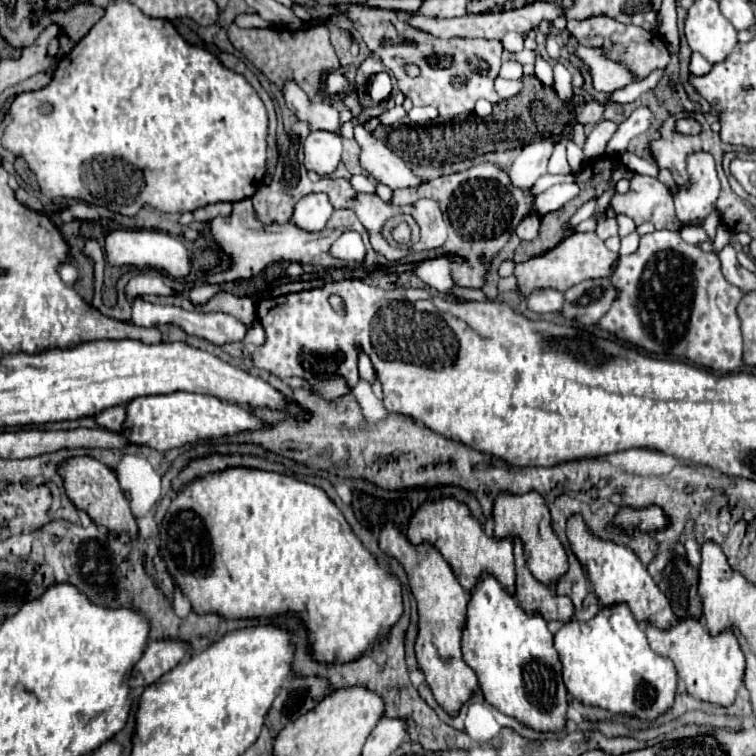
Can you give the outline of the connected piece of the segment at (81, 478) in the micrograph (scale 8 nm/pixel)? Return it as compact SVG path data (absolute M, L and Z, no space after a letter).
M71 457L71 459L65 459L57 471L61 473L61 479L65 483L67 497L75 503L75 507L83 509L97 525L105 525L109 531L125 533L129 537L137 535L135 517L129 509L125 495L121 493L121 487L113 469L109 469L105 463L93 457Z

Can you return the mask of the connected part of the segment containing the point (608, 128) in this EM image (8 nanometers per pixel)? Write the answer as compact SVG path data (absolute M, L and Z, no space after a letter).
M601 121L593 127L593 131L587 135L587 143L585 143L585 157L601 157L605 153L605 147L609 143L609 137L613 137L613 133L617 131L617 123L613 121Z

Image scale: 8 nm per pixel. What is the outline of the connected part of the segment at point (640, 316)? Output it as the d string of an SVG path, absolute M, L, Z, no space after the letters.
M655 231L641 237L639 249L635 253L619 257L611 281L619 291L619 299L611 305L607 315L601 317L601 329L615 333L619 339L635 343L651 353L687 357L689 361L695 361L713 371L731 373L743 367L741 329L739 317L735 313L743 291L723 277L721 263L715 253L705 253L699 245L683 241L679 231Z

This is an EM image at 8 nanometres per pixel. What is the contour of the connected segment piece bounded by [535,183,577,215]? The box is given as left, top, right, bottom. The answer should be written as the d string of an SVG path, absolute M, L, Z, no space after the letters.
M553 185L549 187L547 191L543 191L541 195L537 195L535 199L535 209L539 215L545 215L545 213L551 213L551 211L557 211L561 209L567 201L571 201L577 193L569 191L571 185Z

